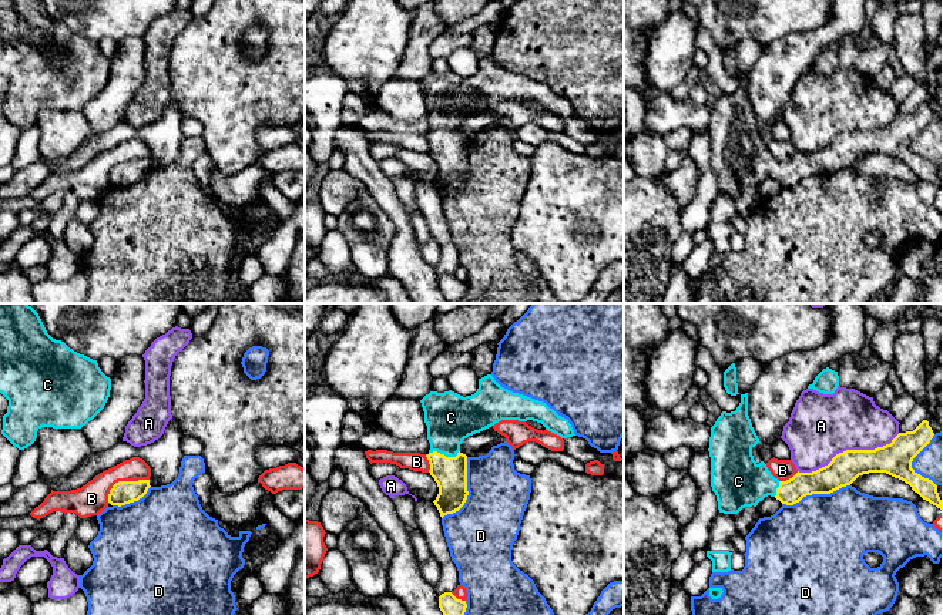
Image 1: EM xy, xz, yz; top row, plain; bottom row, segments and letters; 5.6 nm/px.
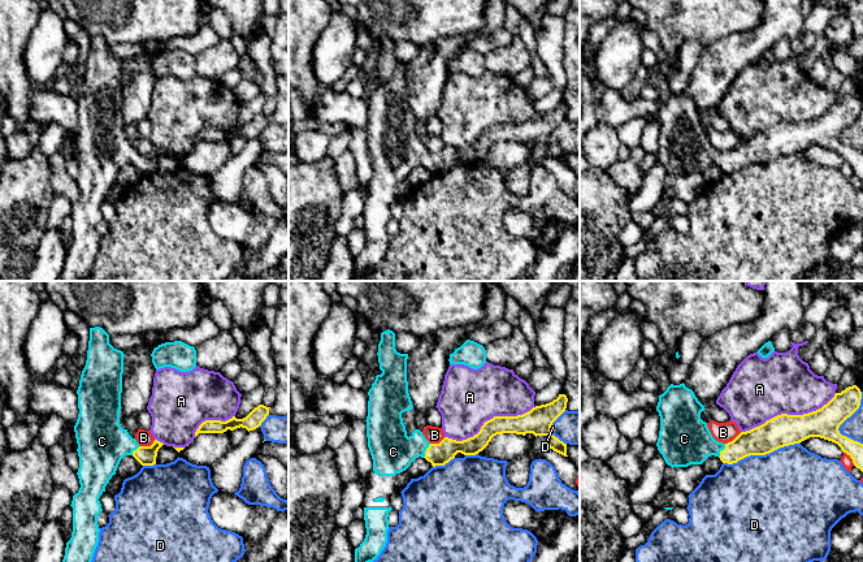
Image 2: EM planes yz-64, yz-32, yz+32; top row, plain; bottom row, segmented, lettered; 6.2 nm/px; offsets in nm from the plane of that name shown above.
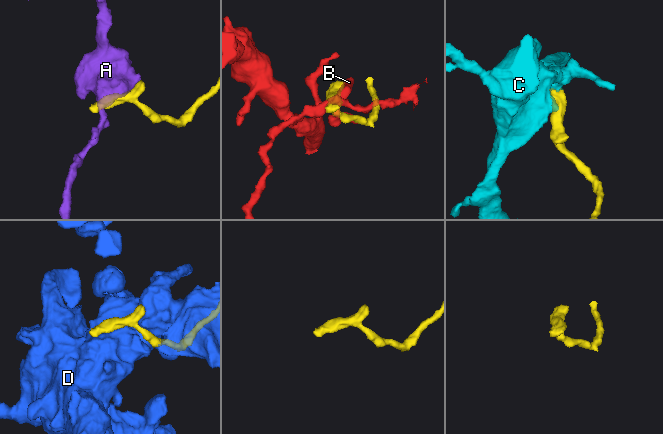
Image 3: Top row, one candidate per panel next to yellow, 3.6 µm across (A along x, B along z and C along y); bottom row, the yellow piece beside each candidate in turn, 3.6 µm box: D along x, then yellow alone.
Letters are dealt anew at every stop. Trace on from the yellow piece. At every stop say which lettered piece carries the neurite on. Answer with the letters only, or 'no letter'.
C

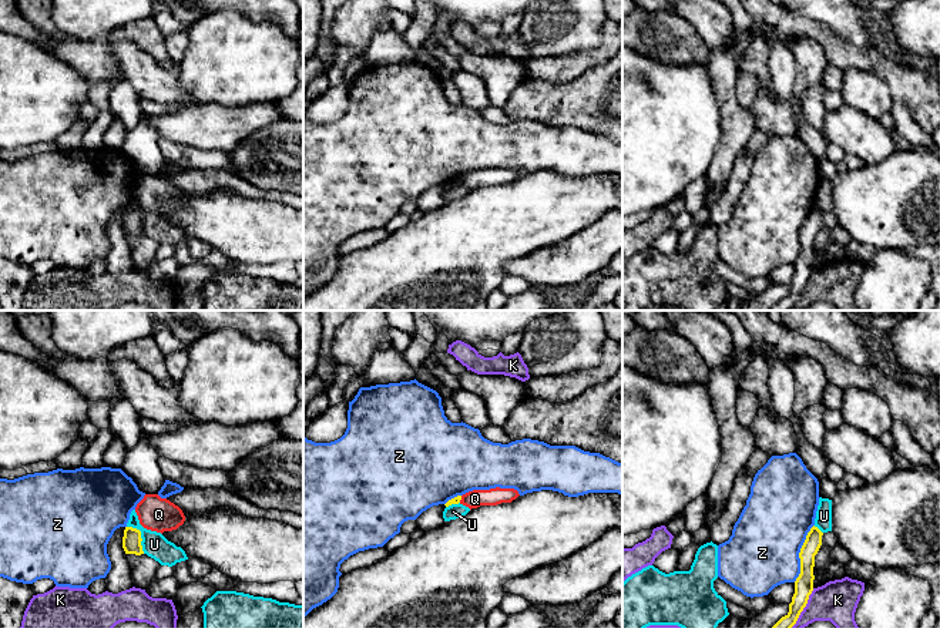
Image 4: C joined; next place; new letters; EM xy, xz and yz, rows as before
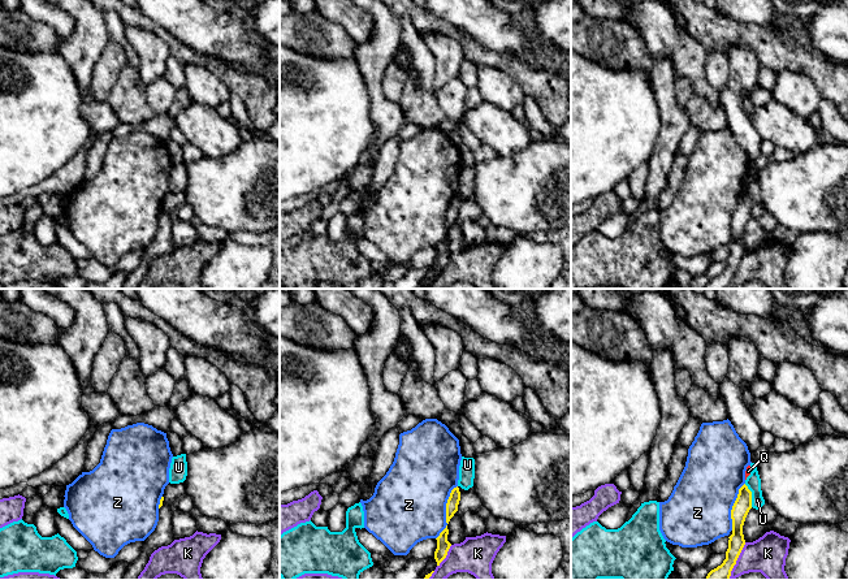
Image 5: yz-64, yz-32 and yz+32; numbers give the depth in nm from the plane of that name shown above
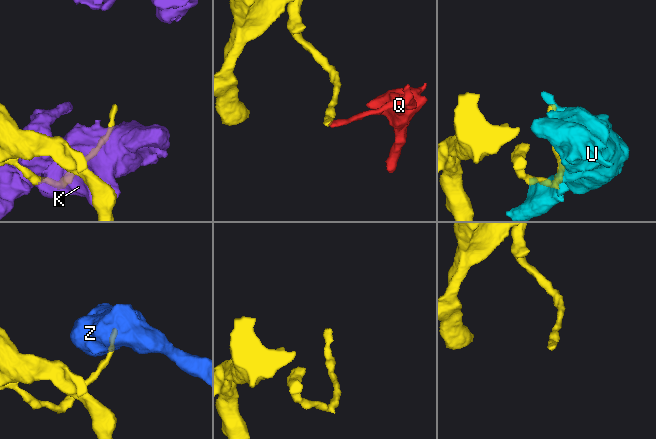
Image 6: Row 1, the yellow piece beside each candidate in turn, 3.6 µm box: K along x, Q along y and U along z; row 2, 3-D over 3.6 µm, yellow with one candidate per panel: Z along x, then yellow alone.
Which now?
no letter

